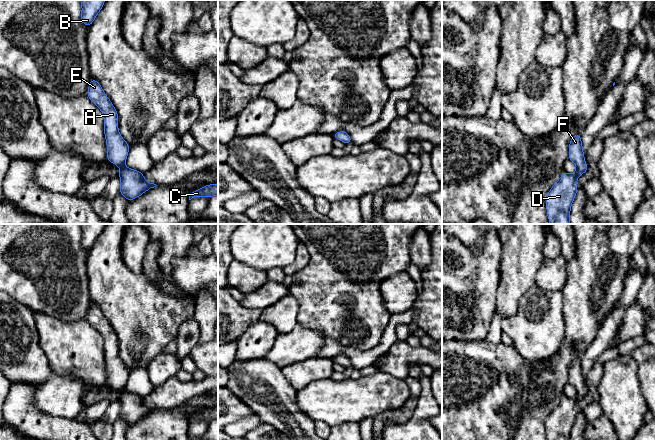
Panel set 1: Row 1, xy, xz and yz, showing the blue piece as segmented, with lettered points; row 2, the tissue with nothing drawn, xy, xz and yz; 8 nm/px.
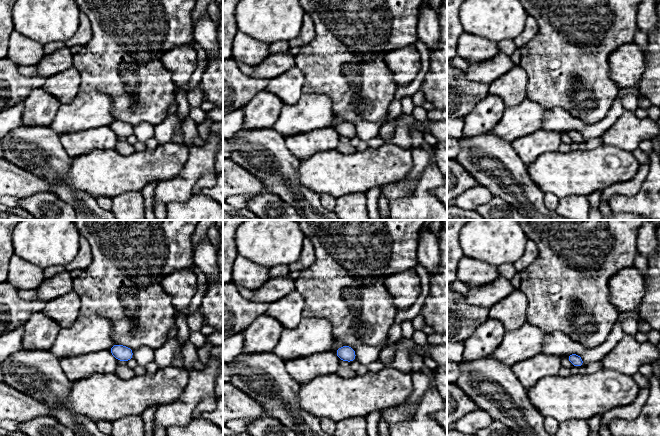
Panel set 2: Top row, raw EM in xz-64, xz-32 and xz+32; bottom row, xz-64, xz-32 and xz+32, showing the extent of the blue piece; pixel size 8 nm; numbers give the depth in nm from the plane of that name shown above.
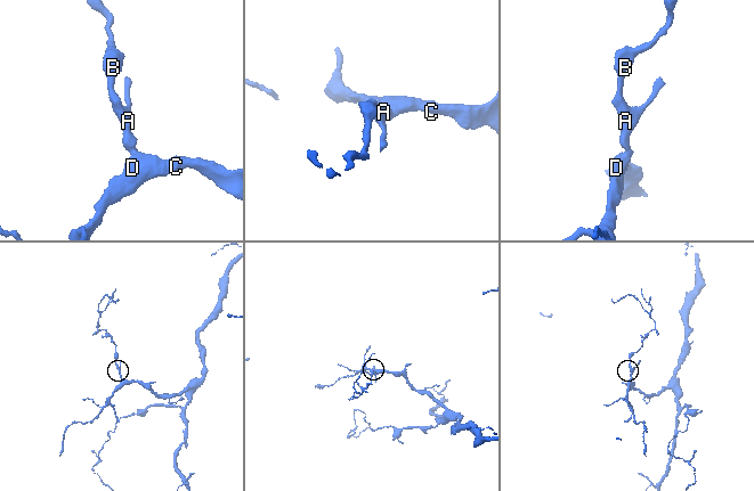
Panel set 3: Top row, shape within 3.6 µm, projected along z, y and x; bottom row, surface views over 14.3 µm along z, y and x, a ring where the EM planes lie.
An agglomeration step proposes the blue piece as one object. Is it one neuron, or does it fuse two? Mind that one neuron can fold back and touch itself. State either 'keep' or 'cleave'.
keep

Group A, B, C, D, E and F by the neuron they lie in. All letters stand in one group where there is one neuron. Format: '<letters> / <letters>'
A B C D E F

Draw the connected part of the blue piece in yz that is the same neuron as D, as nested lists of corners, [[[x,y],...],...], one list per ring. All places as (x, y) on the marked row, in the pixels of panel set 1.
[[[581,133],[569,142],[568,159],[576,165],[576,172],[563,172],[546,196],[547,217],[550,224],[571,224],[569,220],[571,205],[577,193],[577,178],[589,168],[585,162]]]

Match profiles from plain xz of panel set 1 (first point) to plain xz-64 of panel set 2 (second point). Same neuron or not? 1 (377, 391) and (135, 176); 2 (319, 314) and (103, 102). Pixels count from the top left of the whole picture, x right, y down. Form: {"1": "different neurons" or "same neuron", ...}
{"1": "same neuron", "2": "different neurons"}

